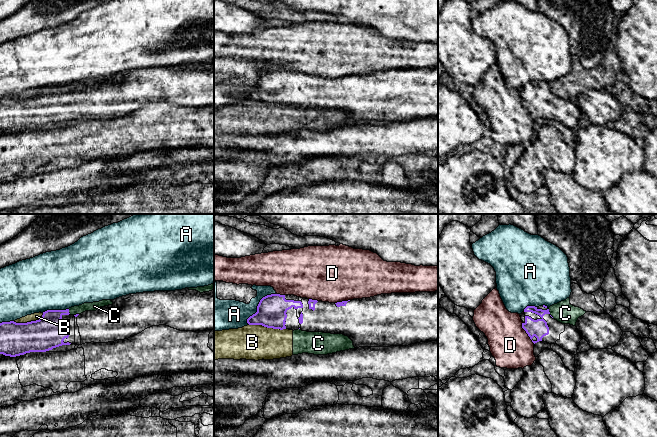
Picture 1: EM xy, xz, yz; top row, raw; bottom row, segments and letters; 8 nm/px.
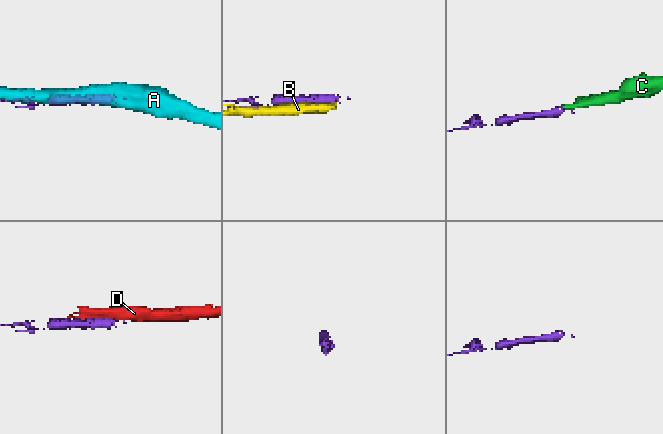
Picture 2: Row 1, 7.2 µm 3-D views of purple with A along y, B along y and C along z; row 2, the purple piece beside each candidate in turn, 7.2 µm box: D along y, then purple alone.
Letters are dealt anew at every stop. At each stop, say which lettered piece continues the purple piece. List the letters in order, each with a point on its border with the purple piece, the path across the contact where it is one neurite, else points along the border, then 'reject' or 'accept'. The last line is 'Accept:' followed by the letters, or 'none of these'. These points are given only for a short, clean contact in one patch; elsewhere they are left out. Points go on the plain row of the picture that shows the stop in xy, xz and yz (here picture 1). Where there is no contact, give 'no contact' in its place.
A: xz (258, 81) | reject
B: xz (267, 103) | reject
C: yz (549, 89) | along yz (548, 85), (553, 93) | reject
D: yz (526, 108) | reject
Accept: none of these

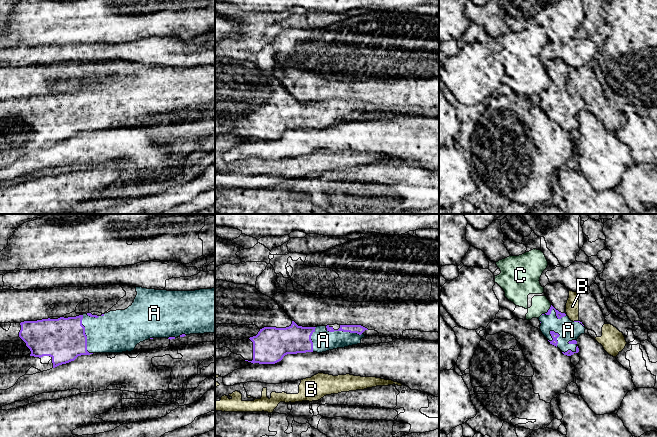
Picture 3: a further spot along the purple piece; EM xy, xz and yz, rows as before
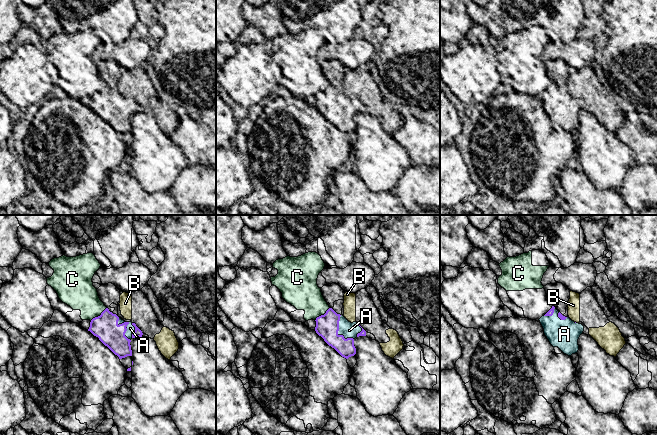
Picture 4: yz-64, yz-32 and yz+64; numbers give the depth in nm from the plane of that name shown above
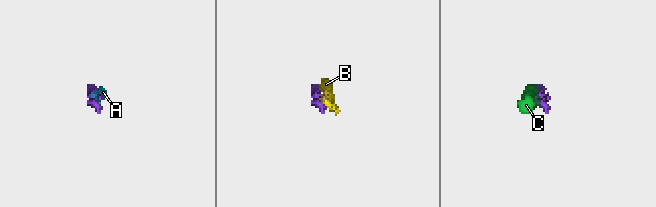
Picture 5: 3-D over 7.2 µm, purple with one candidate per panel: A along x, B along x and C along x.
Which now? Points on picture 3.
A: xy (85, 111) | accept
B: yz (575, 97) | reject
C: yz (548, 87) | reject
Accept: A

